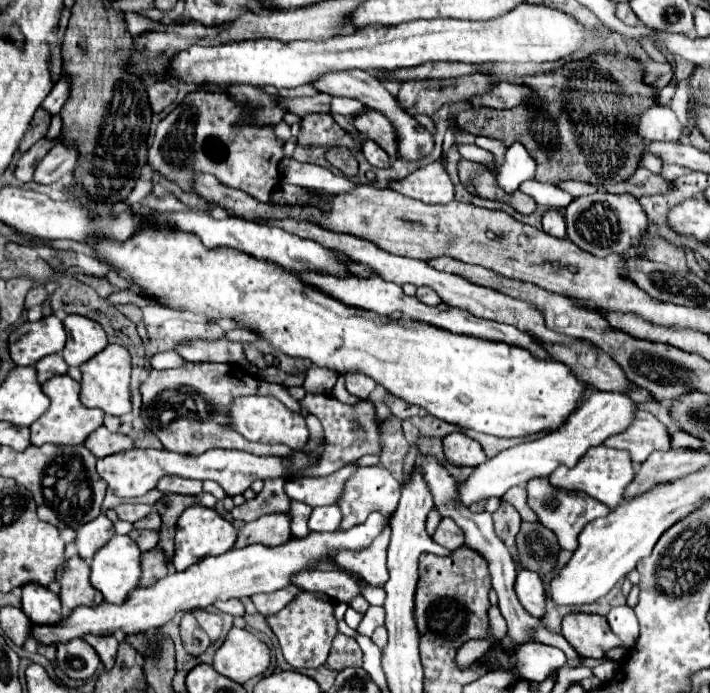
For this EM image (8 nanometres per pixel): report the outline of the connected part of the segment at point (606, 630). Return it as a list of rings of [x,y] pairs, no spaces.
[[[572,612],[564,616],[562,620],[562,636],[568,640],[568,644],[584,658],[602,658],[610,648],[622,646],[620,638],[610,630],[608,620],[598,614],[584,614],[584,612]]]

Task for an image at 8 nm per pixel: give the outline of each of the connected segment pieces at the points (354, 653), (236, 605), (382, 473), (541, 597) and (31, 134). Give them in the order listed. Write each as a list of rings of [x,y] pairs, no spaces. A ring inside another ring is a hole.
[[[338,632],[332,642],[332,650],[326,660],[326,666],[336,672],[342,672],[344,668],[360,668],[362,650],[360,650],[358,642],[352,636],[344,636]]]
[[[232,598],[232,600],[228,600],[228,602],[216,602],[214,606],[216,606],[220,612],[226,612],[226,614],[244,616],[244,606],[242,606],[242,602],[236,600],[236,598]]]
[[[370,466],[370,468],[358,468],[358,472],[354,472],[354,476],[350,476],[350,480],[346,480],[344,484],[344,492],[340,496],[340,500],[336,502],[338,508],[342,510],[342,524],[338,530],[344,528],[352,528],[360,522],[364,522],[368,518],[368,514],[372,512],[384,512],[388,518],[392,516],[392,512],[396,510],[396,504],[400,500],[400,482],[396,482],[396,478],[378,466]]]
[[[520,570],[516,578],[516,594],[520,604],[536,618],[542,618],[546,614],[546,592],[540,576],[536,572]]]
[[[38,108],[36,114],[34,114],[34,118],[32,118],[32,124],[30,124],[28,132],[24,134],[24,140],[20,142],[20,148],[18,150],[20,152],[26,152],[34,142],[42,140],[46,136],[46,132],[48,132],[48,126],[50,126],[50,116],[46,114],[46,110]]]

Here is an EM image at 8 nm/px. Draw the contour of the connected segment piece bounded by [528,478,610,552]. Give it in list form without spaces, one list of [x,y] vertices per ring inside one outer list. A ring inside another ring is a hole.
[[[532,478],[528,482],[528,504],[530,508],[538,514],[540,522],[550,528],[556,536],[558,536],[558,542],[564,550],[570,550],[574,552],[576,550],[576,544],[578,544],[578,534],[584,530],[584,526],[596,518],[602,518],[602,516],[608,516],[608,508],[604,504],[600,504],[598,500],[592,500],[590,496],[584,496],[584,492],[564,492],[560,488],[552,488],[548,484],[548,478]]]

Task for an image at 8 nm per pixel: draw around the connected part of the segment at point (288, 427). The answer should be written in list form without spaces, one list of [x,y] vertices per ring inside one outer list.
[[[240,396],[228,406],[228,426],[242,434],[246,440],[262,444],[286,444],[292,450],[302,450],[310,440],[304,418],[298,412],[288,410],[274,396]]]

